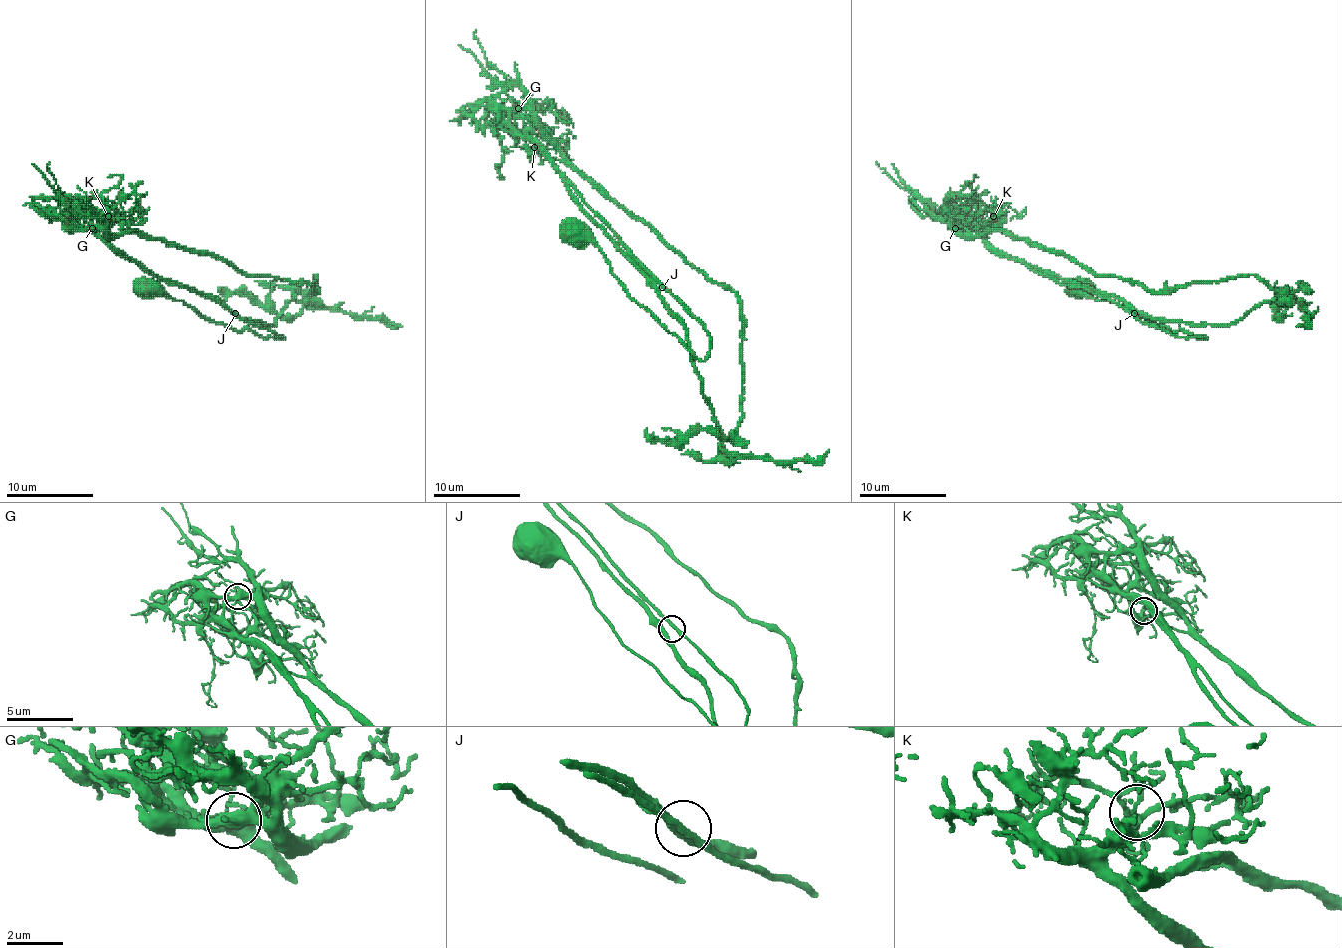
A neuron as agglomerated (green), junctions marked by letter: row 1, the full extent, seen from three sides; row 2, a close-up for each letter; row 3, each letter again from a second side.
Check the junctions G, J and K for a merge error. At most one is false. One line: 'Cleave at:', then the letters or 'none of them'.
Cleave at: G

